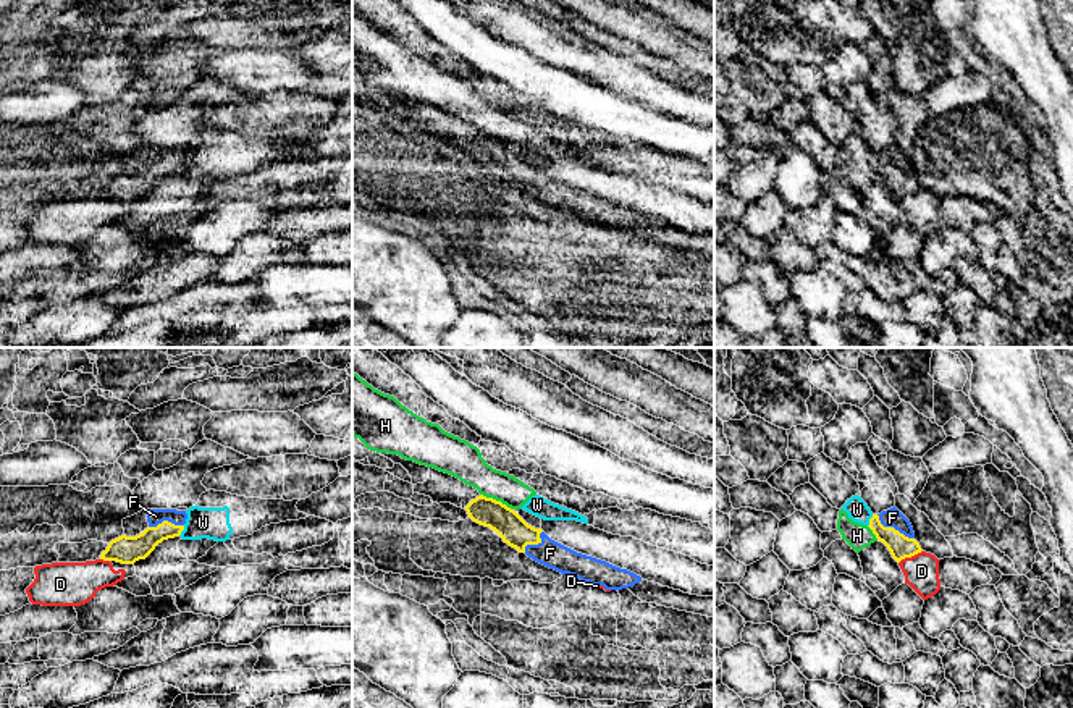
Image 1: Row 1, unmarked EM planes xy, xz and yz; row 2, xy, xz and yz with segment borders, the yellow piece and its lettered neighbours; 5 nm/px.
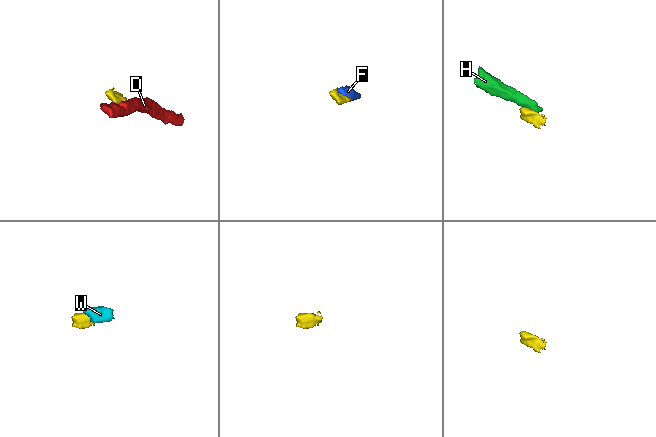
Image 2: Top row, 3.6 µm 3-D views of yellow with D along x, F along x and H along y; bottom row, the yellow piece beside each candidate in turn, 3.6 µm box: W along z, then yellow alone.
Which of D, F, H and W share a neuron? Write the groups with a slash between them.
D / F / H W

